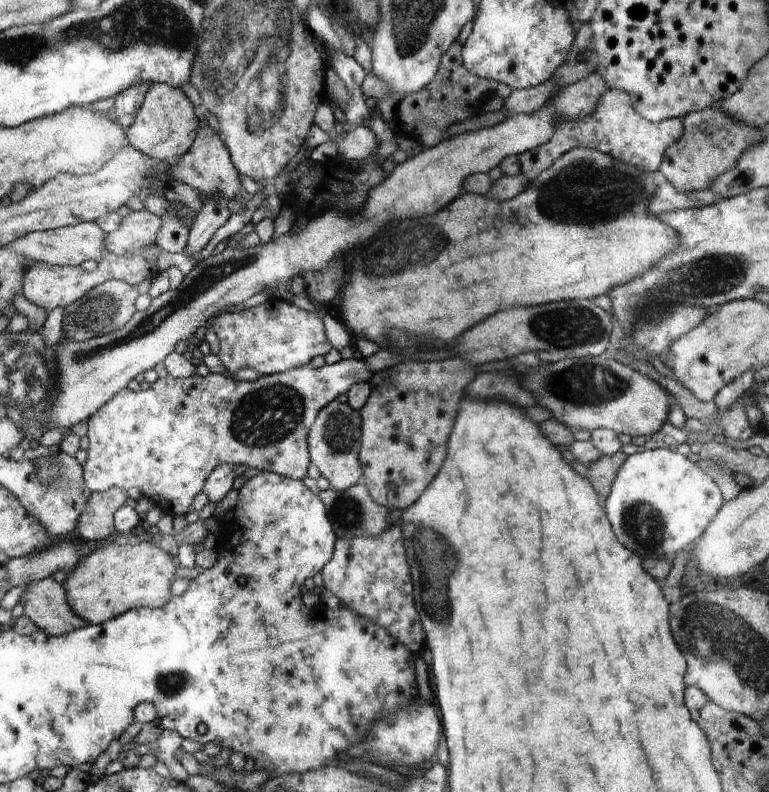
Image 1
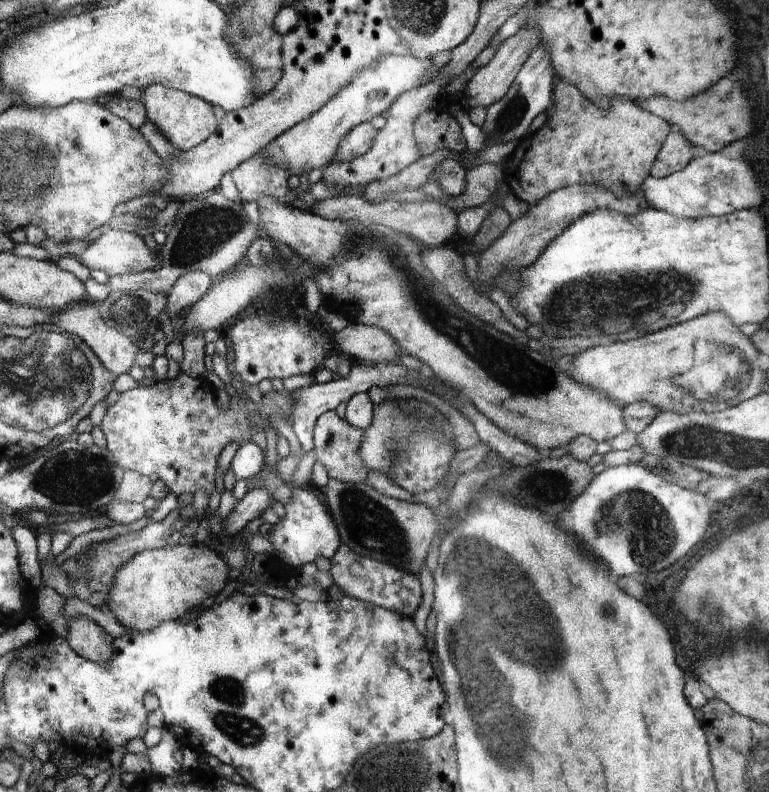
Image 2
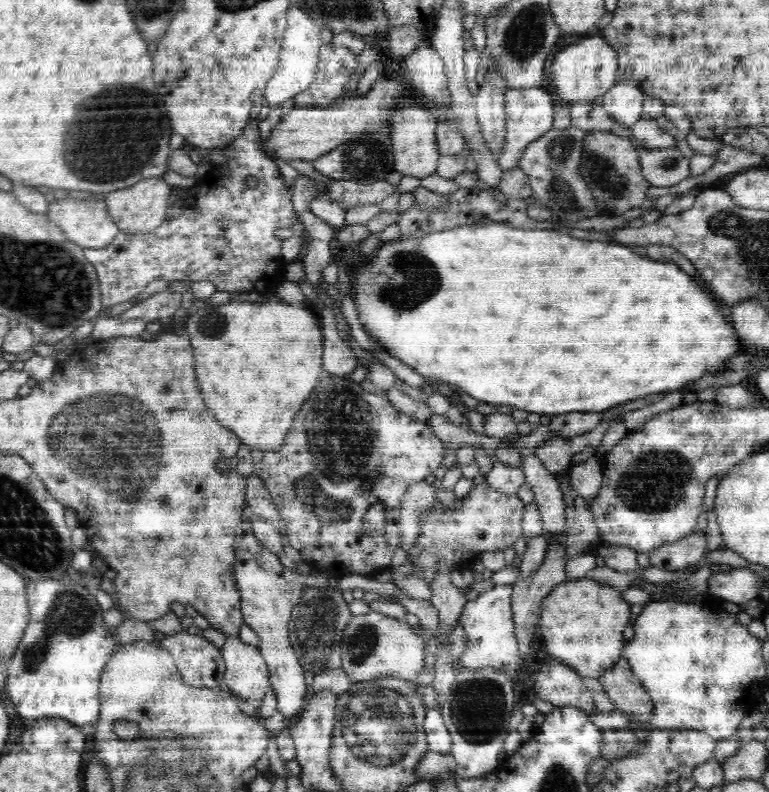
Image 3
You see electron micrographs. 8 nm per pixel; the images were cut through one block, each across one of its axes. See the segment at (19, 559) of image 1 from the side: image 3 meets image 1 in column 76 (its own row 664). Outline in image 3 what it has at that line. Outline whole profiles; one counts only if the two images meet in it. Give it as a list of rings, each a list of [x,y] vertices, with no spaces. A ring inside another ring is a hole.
[[[563,662],[544,664],[536,676],[534,690],[540,700],[556,707],[576,707],[584,713],[596,713],[598,709],[592,699],[592,690]]]

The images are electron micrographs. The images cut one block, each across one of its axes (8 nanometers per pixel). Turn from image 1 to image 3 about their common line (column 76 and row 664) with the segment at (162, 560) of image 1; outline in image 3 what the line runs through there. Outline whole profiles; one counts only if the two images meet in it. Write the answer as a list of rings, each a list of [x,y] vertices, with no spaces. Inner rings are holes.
[[[580,578],[566,580],[552,589],[543,600],[542,612],[538,624],[538,637],[542,638],[546,650],[550,656],[554,656],[559,662],[574,669],[580,677],[601,676],[608,668],[622,657],[622,651],[626,643],[624,628],[628,624],[630,606],[620,598],[620,594],[611,586],[602,586],[595,580]]]

